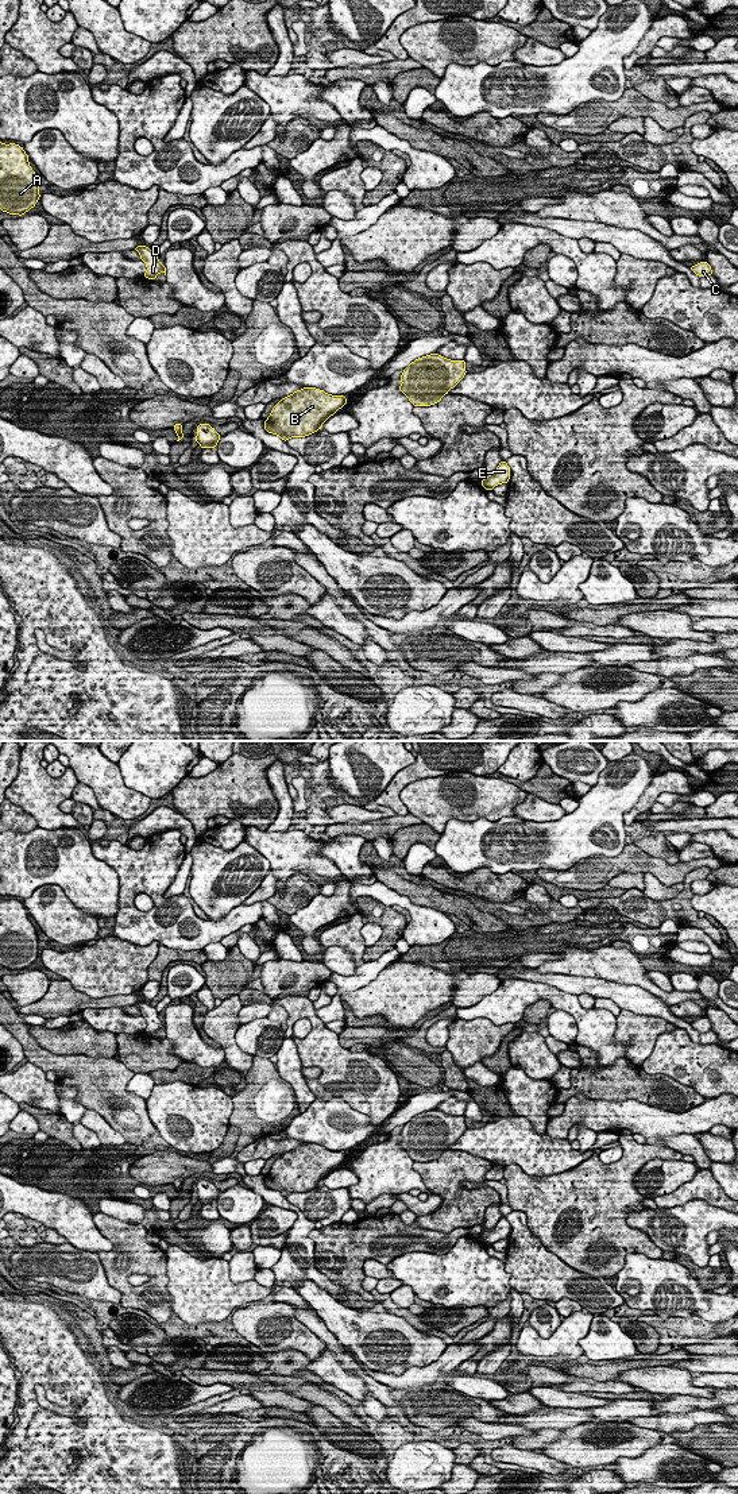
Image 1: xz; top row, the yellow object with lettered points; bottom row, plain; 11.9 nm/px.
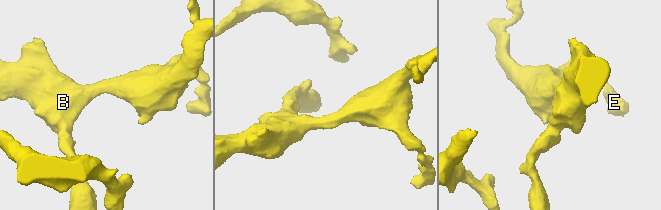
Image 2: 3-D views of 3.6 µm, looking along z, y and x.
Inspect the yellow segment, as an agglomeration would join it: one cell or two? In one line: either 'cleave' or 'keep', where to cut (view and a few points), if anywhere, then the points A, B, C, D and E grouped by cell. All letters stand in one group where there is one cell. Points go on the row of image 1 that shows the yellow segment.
keep; cut none; groups A B C D E

